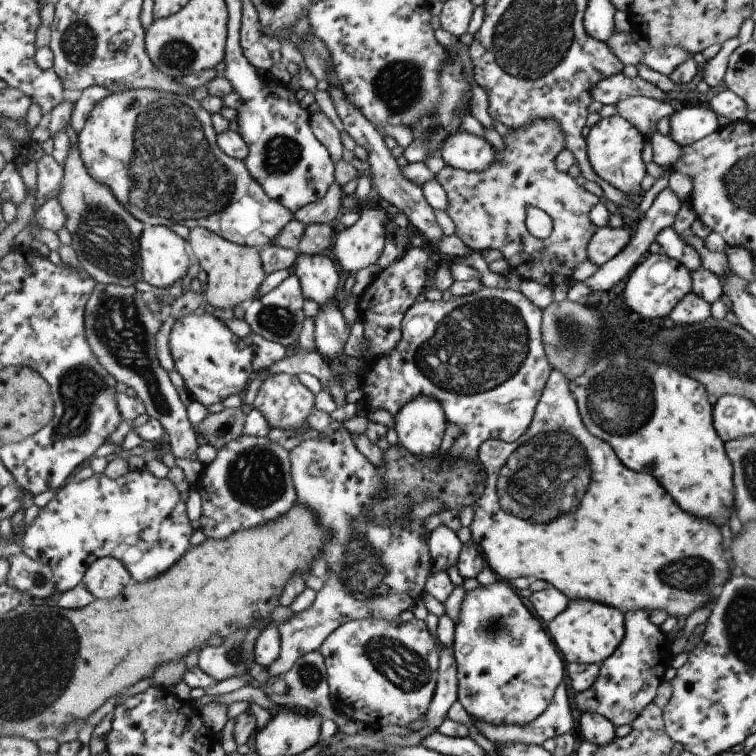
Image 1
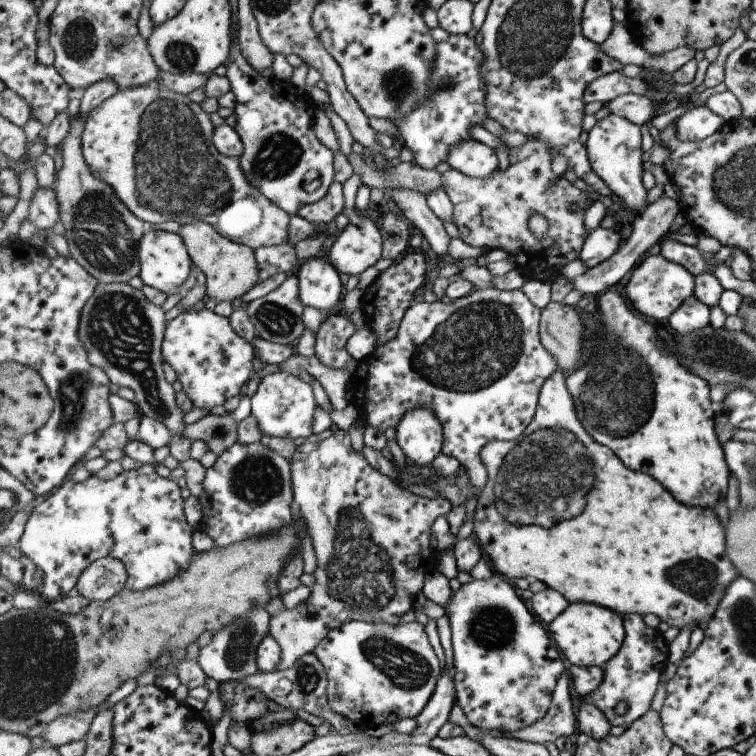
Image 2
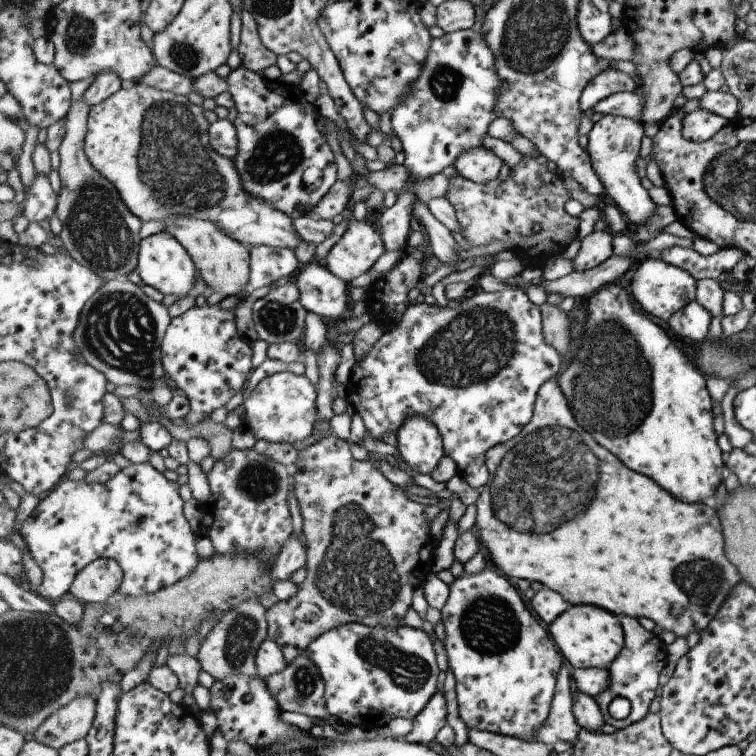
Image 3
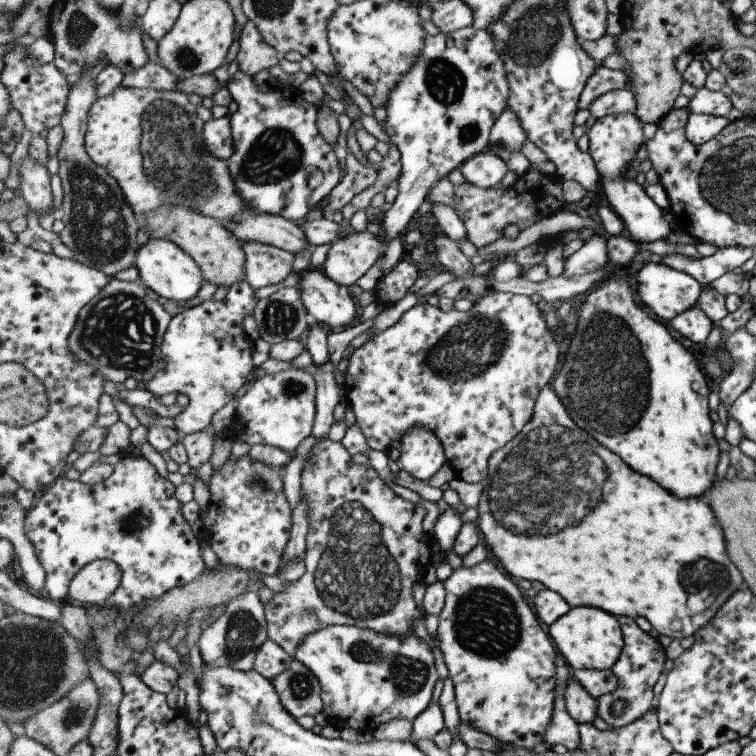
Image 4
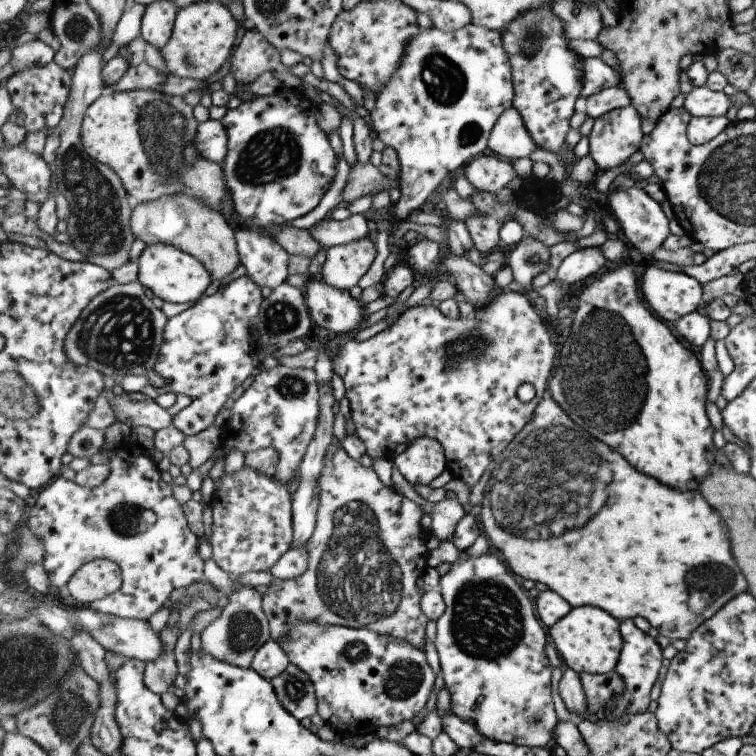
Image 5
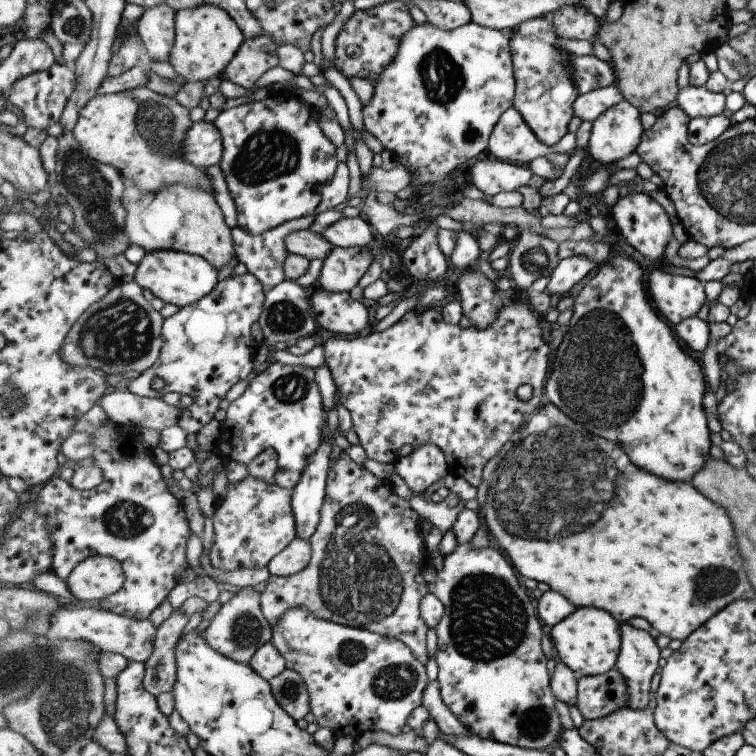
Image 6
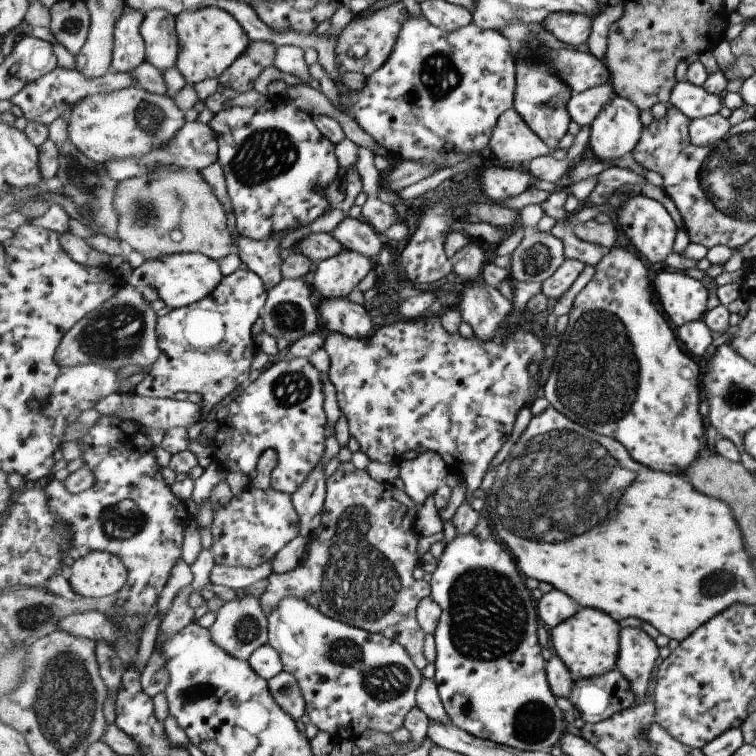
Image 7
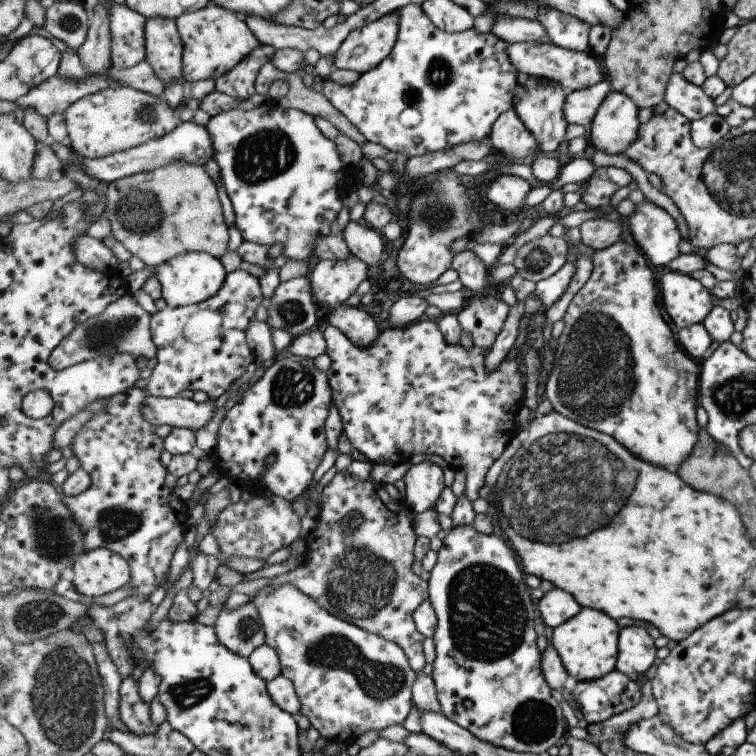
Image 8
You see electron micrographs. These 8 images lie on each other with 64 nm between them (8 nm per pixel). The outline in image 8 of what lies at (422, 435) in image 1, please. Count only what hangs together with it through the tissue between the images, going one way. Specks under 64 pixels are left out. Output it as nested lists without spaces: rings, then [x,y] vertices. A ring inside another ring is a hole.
[[[425,459],[423,462],[411,464],[403,477],[405,484],[404,504],[415,513],[435,508],[445,487],[444,463]]]

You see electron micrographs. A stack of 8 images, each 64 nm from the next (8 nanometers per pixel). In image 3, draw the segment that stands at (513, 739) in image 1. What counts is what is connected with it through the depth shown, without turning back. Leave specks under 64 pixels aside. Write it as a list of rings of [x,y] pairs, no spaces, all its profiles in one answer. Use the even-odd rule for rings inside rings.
[[[565,662],[561,668],[550,718],[536,735],[537,741],[542,741],[550,748],[559,740],[570,743],[573,747],[578,742],[582,730],[572,713],[573,694],[571,695],[571,688],[573,688],[574,670],[568,662]]]

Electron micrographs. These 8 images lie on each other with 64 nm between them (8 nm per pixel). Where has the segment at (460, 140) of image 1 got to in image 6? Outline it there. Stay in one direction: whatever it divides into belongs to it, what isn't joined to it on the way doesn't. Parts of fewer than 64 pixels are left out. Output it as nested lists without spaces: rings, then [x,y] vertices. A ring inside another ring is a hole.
[[[499,159],[475,161],[468,171],[468,178],[486,196],[497,196],[501,192],[515,192],[531,182],[533,171]]]

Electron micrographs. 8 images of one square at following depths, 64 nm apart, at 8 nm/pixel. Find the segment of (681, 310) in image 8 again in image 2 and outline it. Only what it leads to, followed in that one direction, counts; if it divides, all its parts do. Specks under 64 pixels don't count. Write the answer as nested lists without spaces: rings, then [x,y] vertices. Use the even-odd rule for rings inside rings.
[[[660,250],[648,254],[634,268],[624,285],[632,307],[643,316],[651,316],[651,318],[657,316],[657,320],[669,319],[687,298],[695,295],[696,288],[694,274],[691,274],[685,266],[667,260]]]

